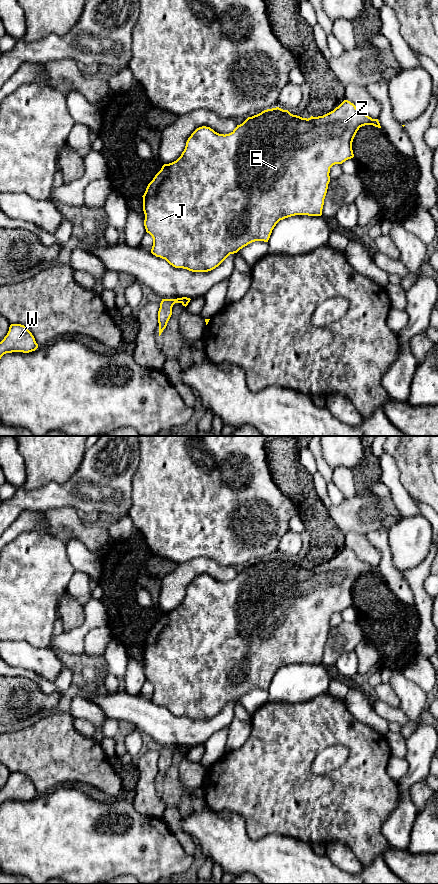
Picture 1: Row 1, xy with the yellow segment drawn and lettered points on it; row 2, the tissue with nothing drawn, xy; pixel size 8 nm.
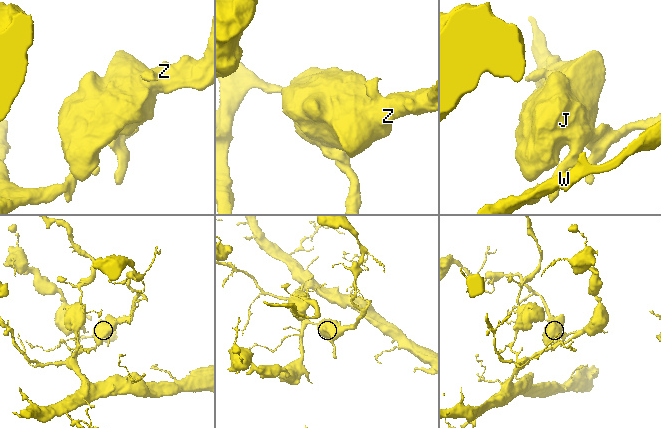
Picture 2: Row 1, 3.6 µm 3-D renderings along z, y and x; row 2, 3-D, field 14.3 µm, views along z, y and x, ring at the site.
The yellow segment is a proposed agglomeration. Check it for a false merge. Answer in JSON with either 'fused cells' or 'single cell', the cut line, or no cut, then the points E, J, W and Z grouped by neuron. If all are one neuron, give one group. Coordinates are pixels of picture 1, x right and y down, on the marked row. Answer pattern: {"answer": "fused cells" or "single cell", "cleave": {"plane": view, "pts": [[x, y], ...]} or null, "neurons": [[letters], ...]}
{"answer": "single cell", "cleave": null, "neurons": [["E", "J", "W", "Z"]]}

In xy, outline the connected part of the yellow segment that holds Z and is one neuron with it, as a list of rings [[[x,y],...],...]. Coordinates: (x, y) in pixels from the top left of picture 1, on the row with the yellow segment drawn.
[[[344,100],[333,111],[308,119],[279,107],[267,109],[248,117],[225,135],[210,127],[197,128],[188,138],[181,156],[162,166],[142,196],[144,226],[153,238],[151,253],[175,268],[208,272],[248,244],[268,242],[280,220],[295,215],[321,216],[330,168],[354,157],[353,139],[365,125],[381,128],[378,119],[372,119]]]

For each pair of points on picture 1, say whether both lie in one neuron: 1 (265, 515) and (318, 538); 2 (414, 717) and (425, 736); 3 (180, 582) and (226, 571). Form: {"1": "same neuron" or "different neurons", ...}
{"1": "different neurons", "2": "different neurons", "3": "same neuron"}

